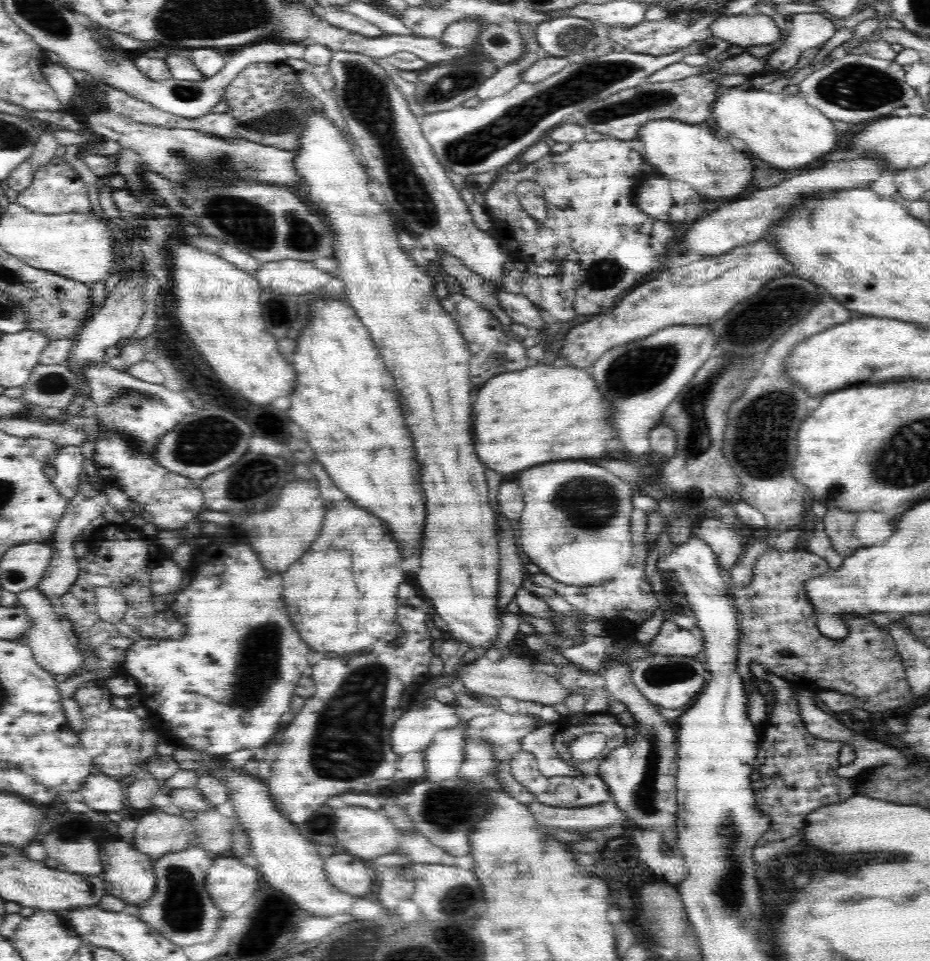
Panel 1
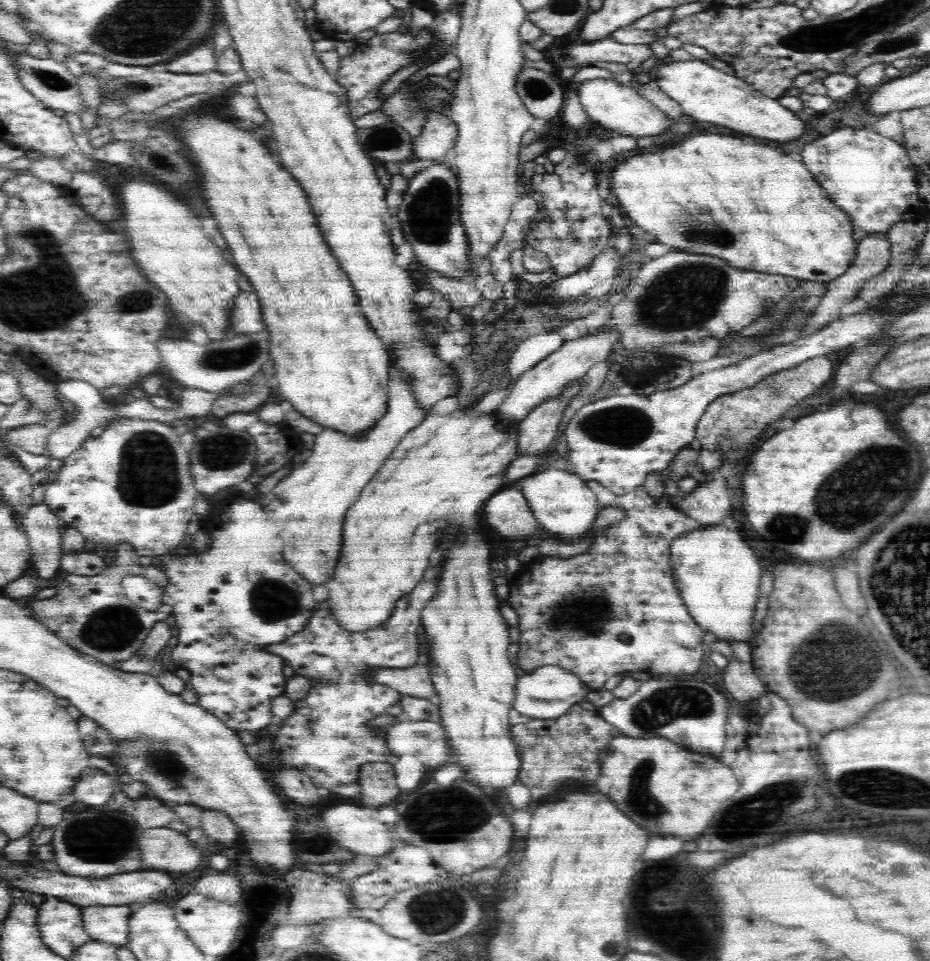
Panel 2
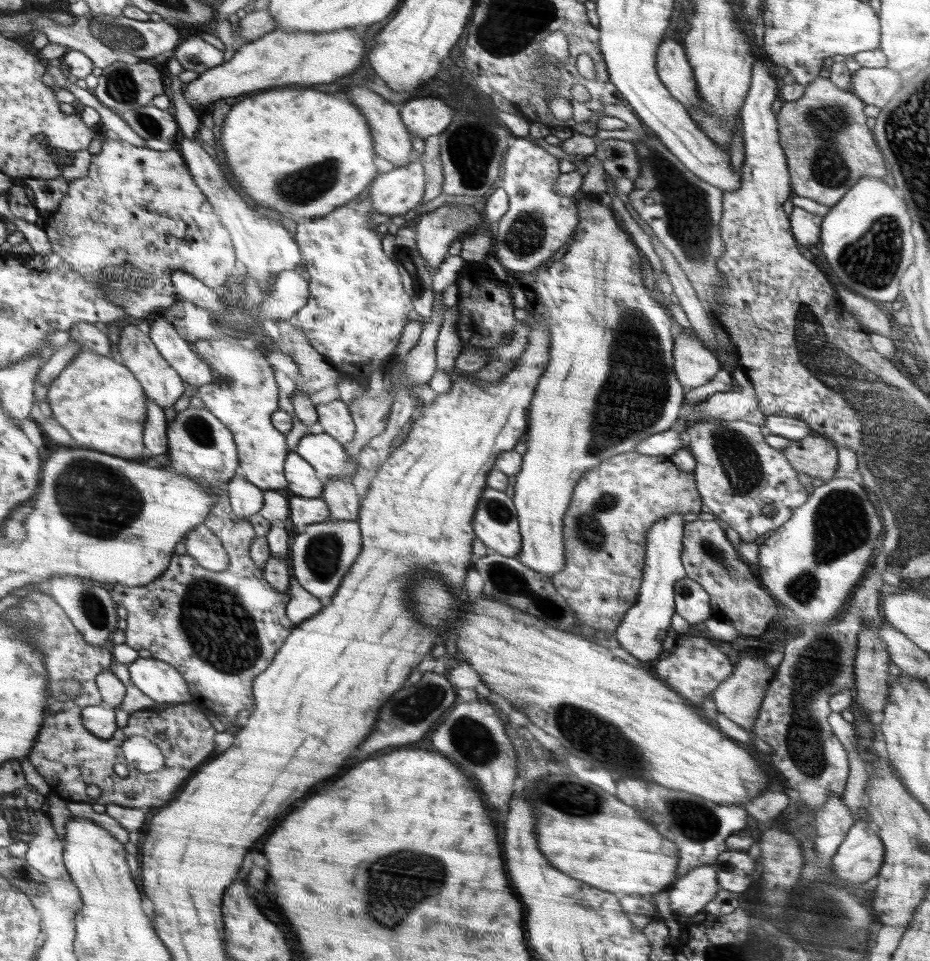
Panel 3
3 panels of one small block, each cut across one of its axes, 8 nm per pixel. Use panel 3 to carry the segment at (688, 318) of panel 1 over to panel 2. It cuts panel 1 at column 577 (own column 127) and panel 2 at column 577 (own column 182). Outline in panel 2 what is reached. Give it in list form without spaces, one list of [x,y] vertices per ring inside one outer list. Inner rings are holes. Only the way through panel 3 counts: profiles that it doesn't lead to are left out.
[[[574,380],[566,386],[562,397],[549,399],[530,412],[518,426],[518,456],[538,456],[547,452],[550,442],[556,438],[562,411],[566,410],[572,398],[581,391],[580,382]]]

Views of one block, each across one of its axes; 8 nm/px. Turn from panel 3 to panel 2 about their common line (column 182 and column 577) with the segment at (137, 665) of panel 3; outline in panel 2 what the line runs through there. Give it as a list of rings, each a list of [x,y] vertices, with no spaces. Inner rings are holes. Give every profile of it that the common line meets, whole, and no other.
[[[550,664],[538,667],[534,672],[518,676],[512,709],[534,719],[558,718],[566,714],[571,706],[584,700],[590,690],[591,688],[588,688],[571,672],[566,672],[559,666]]]

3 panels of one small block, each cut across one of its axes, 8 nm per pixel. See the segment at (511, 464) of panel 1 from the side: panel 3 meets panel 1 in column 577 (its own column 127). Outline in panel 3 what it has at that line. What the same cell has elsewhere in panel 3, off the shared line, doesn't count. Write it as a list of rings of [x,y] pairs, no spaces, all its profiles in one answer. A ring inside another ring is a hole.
[[[83,350],[48,386],[52,416],[70,432],[78,446],[110,452],[126,458],[146,457],[142,432],[146,422],[147,397],[141,381],[123,363]]]

